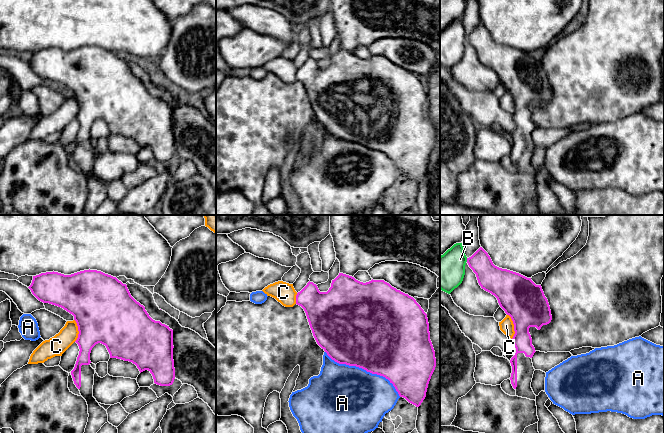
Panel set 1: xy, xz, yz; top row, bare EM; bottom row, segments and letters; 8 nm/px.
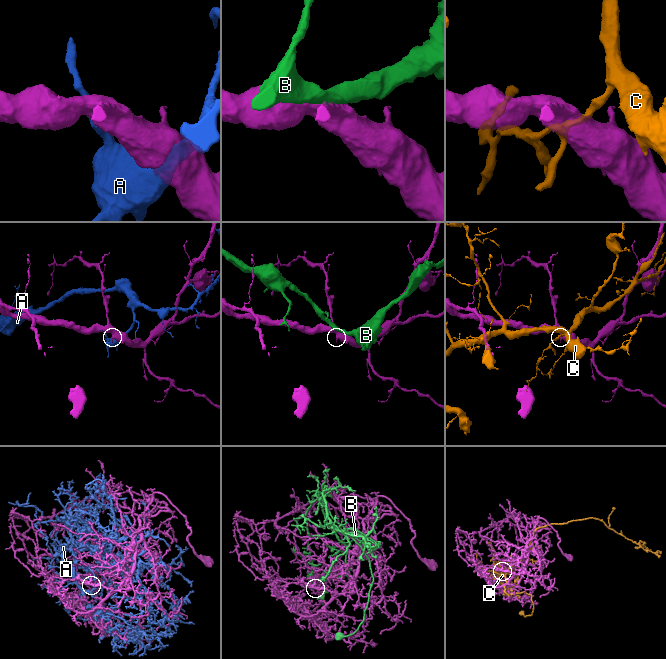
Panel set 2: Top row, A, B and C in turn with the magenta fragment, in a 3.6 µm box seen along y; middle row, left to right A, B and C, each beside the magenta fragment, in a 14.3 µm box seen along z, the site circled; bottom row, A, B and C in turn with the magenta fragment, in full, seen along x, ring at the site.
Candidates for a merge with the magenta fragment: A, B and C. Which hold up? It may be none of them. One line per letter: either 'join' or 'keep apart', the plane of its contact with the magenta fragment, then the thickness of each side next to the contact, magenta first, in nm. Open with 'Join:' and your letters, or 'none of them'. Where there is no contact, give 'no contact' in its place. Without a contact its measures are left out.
Join: none of them
A: keep apart | xz | 500/500 nm
B: keep apart | yz | 220/280 nm
C: keep apart | yz | 340/110 nm

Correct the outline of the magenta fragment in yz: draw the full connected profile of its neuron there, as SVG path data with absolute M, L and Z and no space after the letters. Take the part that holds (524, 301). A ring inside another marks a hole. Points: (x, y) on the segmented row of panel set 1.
M482 247L467 258L467 263L476 274L481 288L497 298L500 307L513 321L515 334L512 342L516 353L510 360L510 380L516 396L536 400L531 388L535 371L531 358L536 351L529 328L540 330L552 320L541 285L519 273L495 266Z

